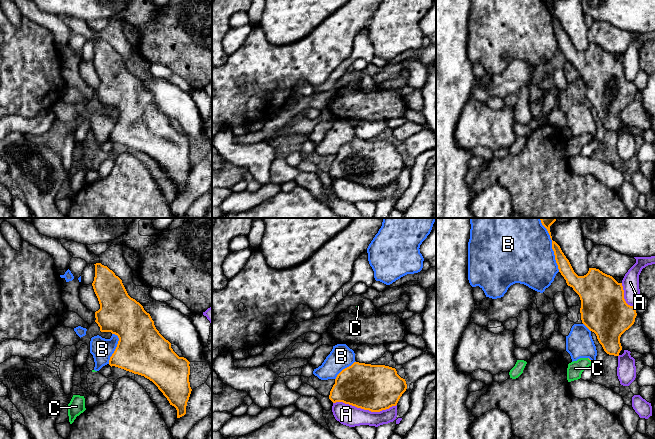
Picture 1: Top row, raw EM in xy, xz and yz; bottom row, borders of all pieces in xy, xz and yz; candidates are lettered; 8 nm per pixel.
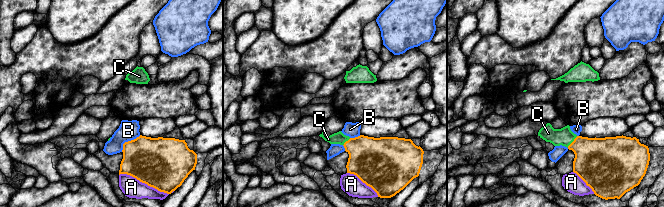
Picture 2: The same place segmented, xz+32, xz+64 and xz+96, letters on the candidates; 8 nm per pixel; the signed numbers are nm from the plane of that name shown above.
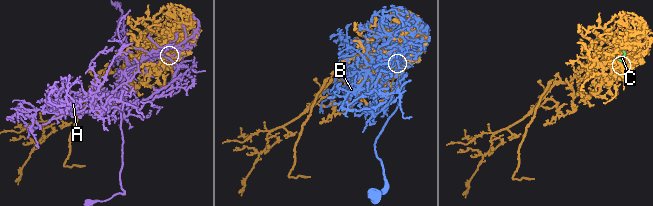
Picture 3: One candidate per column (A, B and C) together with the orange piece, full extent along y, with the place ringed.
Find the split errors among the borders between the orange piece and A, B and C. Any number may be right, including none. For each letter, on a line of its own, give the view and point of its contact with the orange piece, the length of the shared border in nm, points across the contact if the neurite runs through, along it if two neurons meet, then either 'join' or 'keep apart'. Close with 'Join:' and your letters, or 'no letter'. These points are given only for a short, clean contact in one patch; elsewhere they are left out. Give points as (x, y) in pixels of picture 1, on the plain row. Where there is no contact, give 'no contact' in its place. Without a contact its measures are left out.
A: xz (365, 185) | 500 nm | keep apart
B: yz (552, 24) | 420 nm | keep apart
C: yz (589, 135) | 40 nm | across yz (588, 134), (589, 135), (575, 144) | join
Join: C

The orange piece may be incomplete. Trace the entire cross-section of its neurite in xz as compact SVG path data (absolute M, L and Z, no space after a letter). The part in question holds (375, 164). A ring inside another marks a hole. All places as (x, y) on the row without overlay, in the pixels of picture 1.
M354 138L337 151L329 175L333 179L343 178L371 188L380 188L396 182L406 165L405 155L397 150L395 144Z

